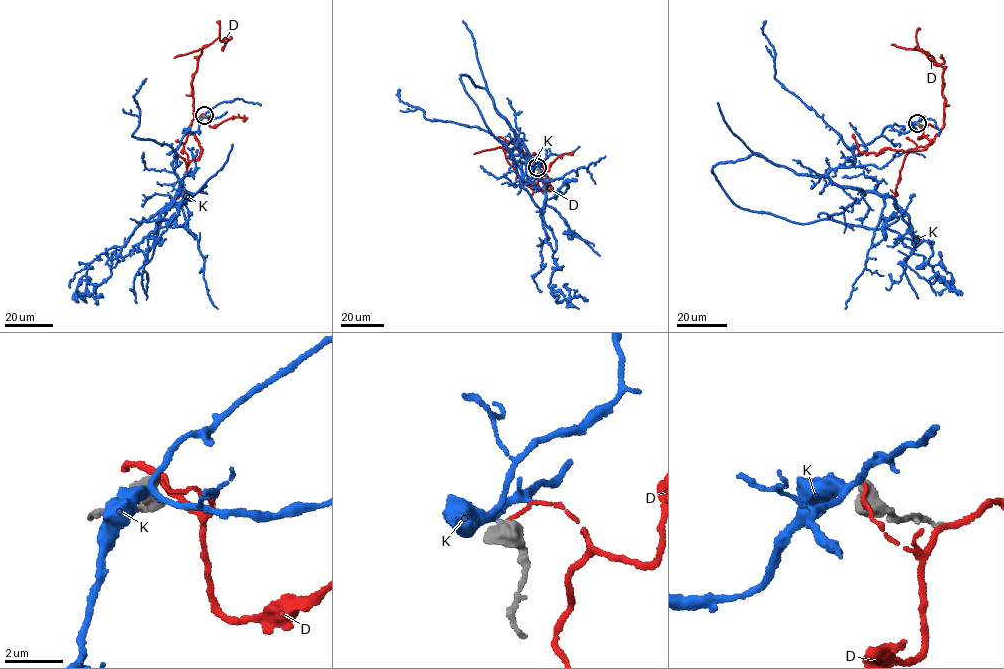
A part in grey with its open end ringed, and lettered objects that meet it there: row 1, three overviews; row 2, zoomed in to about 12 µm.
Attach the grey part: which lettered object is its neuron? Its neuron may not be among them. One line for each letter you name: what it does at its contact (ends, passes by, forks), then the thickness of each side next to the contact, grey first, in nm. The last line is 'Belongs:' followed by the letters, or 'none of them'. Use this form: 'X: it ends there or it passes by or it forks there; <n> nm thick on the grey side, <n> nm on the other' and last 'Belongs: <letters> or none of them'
Belongs: none of them

